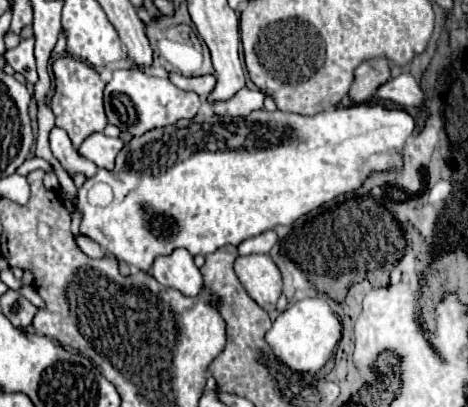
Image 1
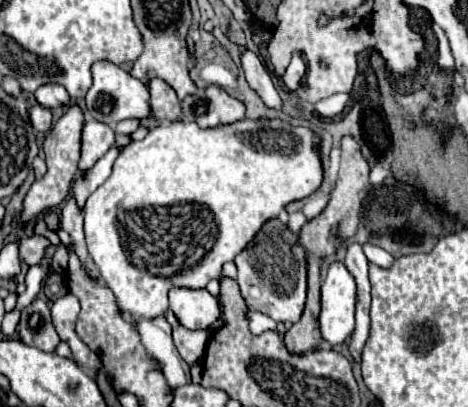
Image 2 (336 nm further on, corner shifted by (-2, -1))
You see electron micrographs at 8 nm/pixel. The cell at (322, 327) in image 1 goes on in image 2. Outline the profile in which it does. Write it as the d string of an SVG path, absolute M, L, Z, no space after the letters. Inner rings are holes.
M332 262L322 282L320 330L328 344L342 344L354 330L356 280L342 262Z

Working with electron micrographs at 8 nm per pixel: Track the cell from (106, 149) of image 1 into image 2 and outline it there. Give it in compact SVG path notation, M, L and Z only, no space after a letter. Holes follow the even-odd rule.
M88 118L82 126L82 158L80 170L90 170L114 144L114 130L104 124Z

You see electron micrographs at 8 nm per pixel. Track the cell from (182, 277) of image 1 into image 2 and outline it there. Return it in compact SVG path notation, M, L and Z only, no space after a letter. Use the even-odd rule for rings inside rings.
M174 288L170 290L170 310L188 330L206 330L220 318L218 300L208 290Z

